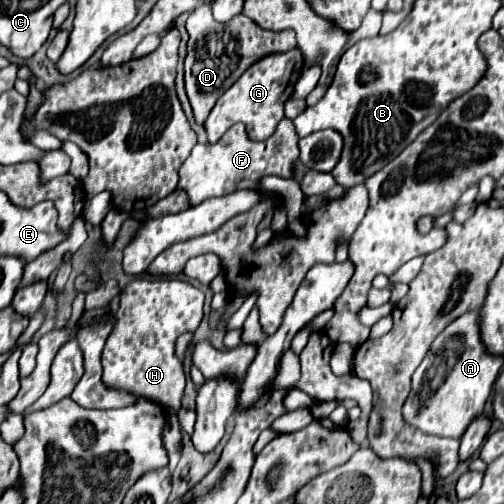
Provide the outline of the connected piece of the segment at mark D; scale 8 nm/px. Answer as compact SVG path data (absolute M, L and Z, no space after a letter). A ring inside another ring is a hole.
M202 4L197 7L186 20L186 30L190 34L188 40L188 56L186 56L186 92L192 104L196 124L204 124L208 112L216 104L216 100L250 68L256 60L276 54L288 52L297 46L296 34L293 30L284 32L266 32L256 26L250 18L238 16L230 24L216 28L216 40L206 40L206 28L214 28L211 6ZM190 44L200 44L200 50L190 50Z

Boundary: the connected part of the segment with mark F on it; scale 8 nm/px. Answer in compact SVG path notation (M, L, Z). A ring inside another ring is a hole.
M284 118L280 120L276 132L264 140L264 142L254 142L248 138L246 130L244 130L244 124L234 124L216 144L196 144L190 152L190 156L186 158L186 162L182 164L180 168L180 180L178 180L178 190L184 190L186 196L189 197L191 205L200 204L200 201L204 201L206 197L220 197L237 190L256 190L259 191L259 182L264 176L272 176L272 174L278 174L278 176L286 176L284 172L286 170L294 170L294 164L298 160L298 134L294 130L294 124L292 120Z

